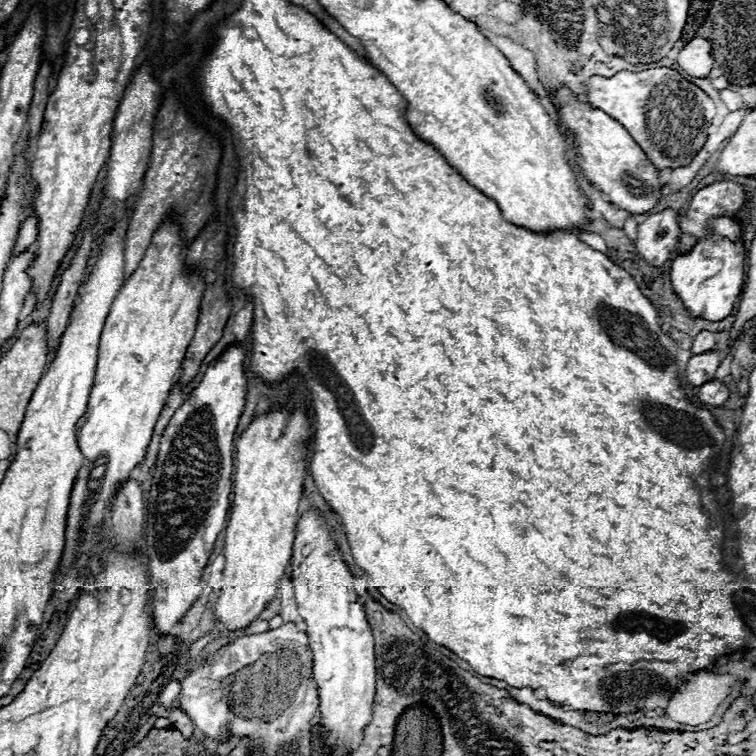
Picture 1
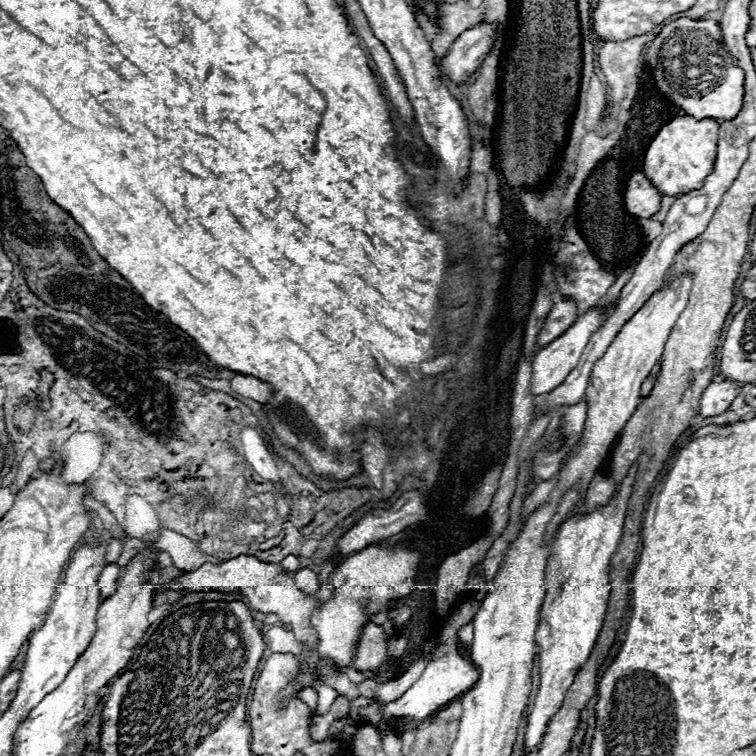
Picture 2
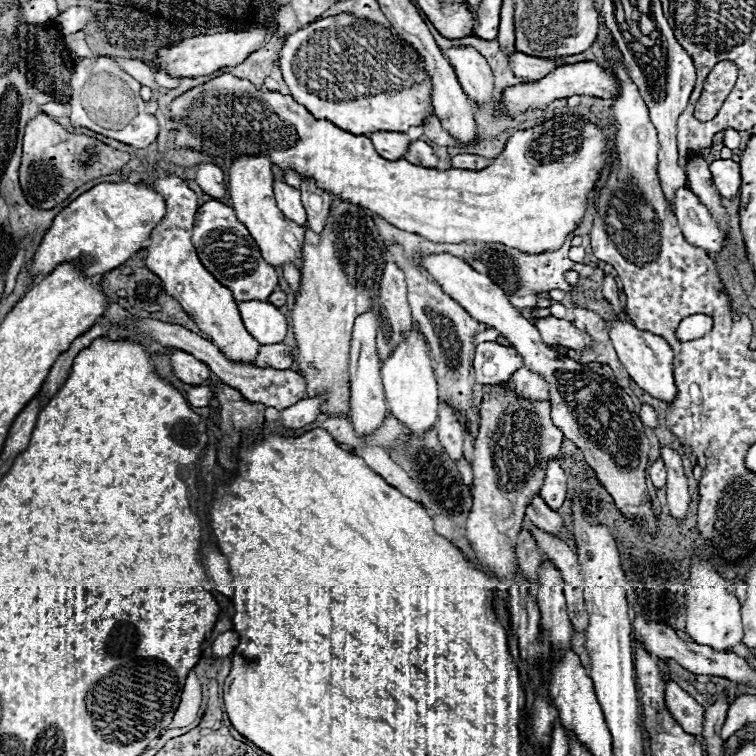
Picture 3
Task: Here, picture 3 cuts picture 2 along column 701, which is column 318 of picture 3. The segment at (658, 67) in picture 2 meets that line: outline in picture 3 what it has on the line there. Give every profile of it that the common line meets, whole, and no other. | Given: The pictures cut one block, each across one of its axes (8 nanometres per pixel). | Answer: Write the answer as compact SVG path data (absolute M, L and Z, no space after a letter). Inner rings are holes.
M348 12L320 18L296 34L290 34L280 52L280 70L292 98L314 118L328 120L356 136L368 136L374 132L406 132L412 126L424 126L430 118L432 82L418 52L390 28L366 18L356 18Z

